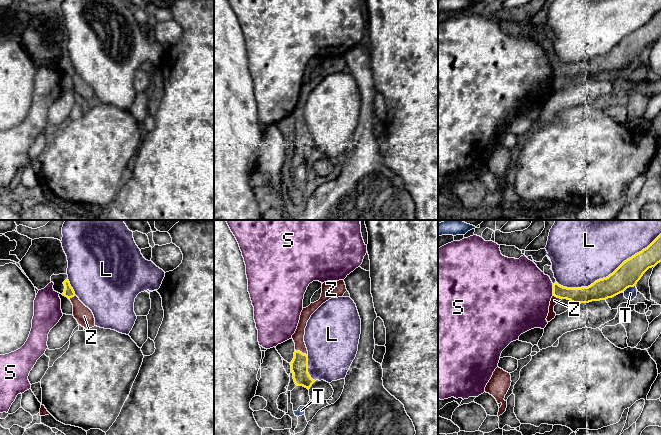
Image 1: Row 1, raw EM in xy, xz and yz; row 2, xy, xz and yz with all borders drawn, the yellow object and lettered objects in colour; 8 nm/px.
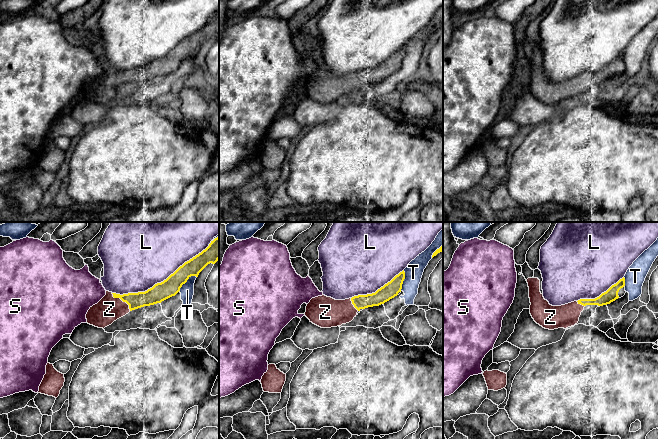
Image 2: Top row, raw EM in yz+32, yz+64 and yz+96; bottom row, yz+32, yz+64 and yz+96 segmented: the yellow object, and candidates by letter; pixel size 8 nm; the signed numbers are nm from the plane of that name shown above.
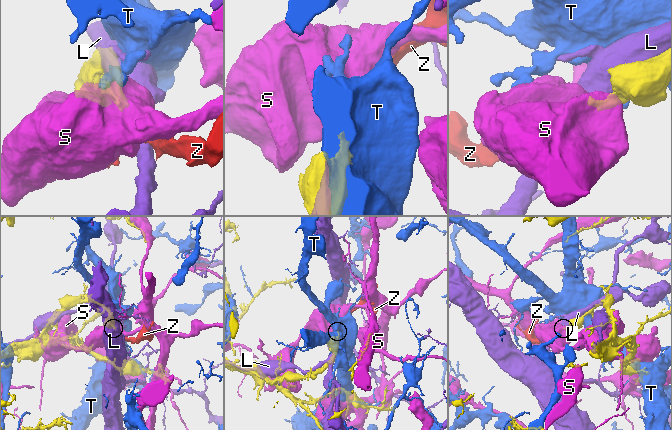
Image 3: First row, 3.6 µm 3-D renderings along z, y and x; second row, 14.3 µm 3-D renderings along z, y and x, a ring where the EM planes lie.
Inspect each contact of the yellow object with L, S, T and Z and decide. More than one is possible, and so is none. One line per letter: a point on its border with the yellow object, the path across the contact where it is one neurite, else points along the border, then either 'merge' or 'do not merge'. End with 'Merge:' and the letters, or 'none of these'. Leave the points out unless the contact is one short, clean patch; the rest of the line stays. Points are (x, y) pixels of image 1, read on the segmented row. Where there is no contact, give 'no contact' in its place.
L: contact yz (608, 276); do not merge
S: contact yz (553, 290); do not merge
T: contact yz (629, 286); do not merge
Z: contact xz (301, 352); way xz (299, 366), (301, 352), (298, 337); merge
Merge: Z

